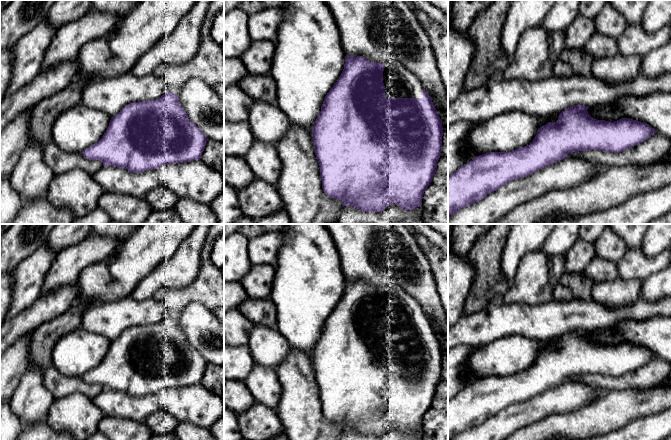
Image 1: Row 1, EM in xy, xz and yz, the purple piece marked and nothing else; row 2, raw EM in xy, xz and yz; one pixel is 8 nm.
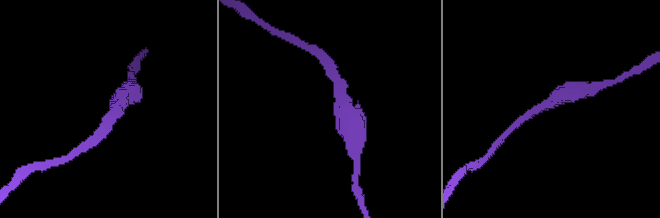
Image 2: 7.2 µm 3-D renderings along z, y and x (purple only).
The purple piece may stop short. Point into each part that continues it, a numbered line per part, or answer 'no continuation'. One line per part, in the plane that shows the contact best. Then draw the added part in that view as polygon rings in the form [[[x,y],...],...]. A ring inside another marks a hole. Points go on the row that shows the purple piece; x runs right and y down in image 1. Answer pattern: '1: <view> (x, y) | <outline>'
1: xz (399, 82) | [[[397,60],[386,62],[383,83],[387,98],[422,98],[423,85],[418,77]]]

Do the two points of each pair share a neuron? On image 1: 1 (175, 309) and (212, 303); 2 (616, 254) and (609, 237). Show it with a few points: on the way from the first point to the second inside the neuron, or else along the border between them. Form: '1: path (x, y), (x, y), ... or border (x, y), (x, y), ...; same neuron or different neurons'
1: path (184, 300), (187, 297), (203, 297); same neuron
2: path (614, 250), (609, 241); same neuron

